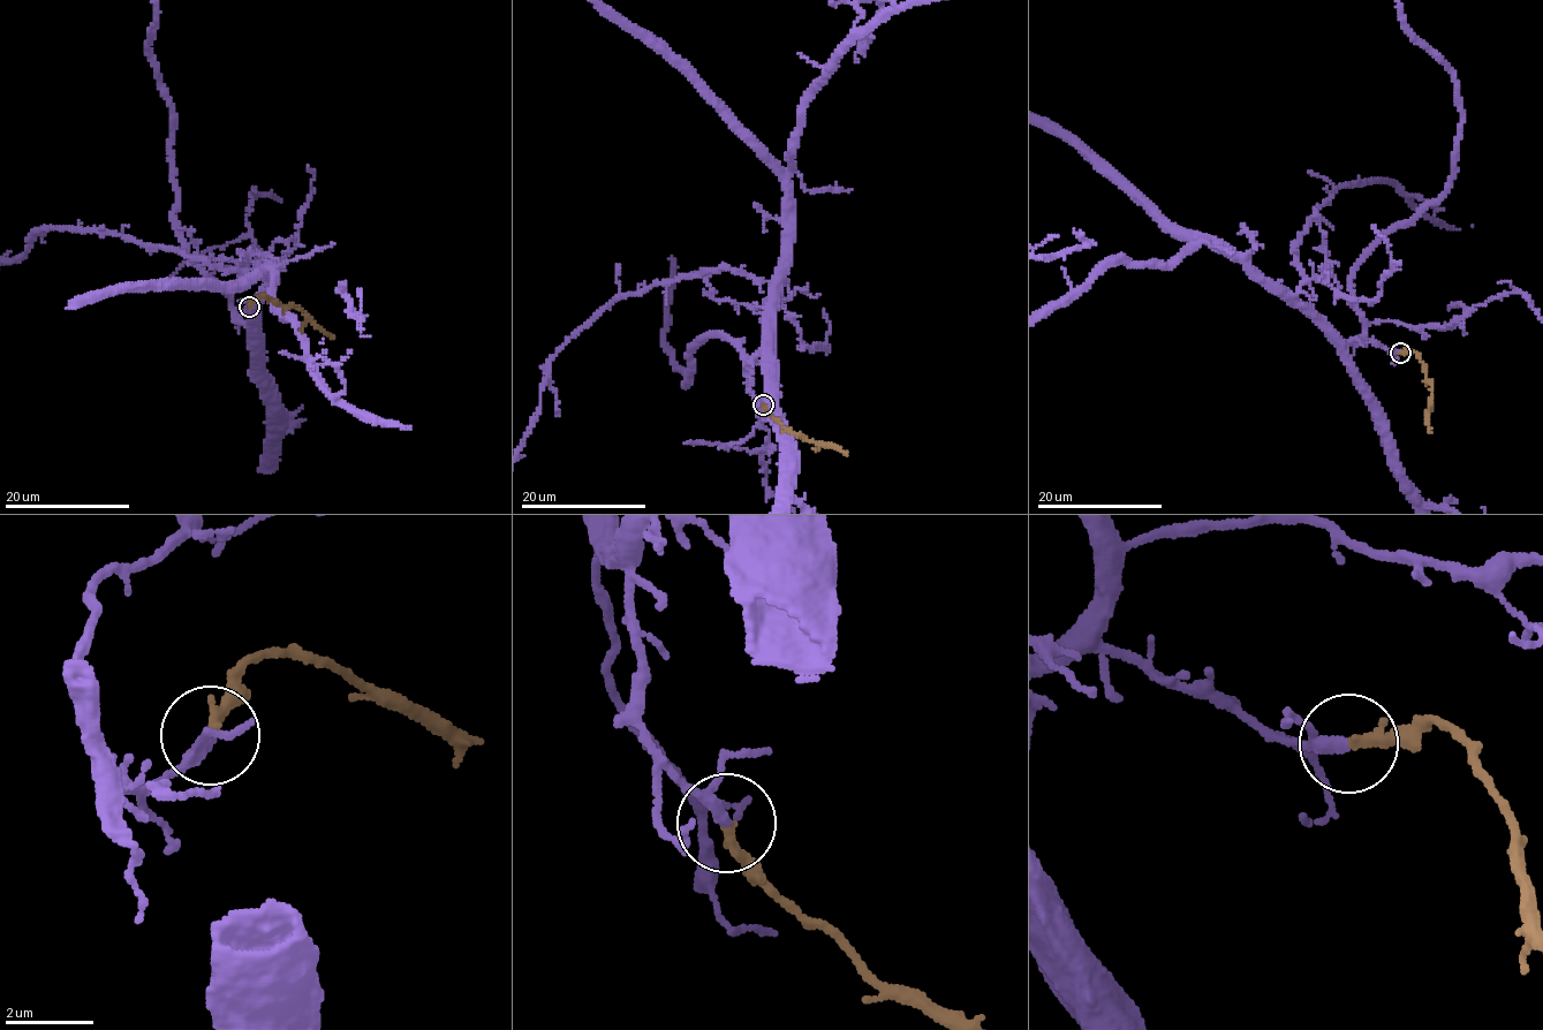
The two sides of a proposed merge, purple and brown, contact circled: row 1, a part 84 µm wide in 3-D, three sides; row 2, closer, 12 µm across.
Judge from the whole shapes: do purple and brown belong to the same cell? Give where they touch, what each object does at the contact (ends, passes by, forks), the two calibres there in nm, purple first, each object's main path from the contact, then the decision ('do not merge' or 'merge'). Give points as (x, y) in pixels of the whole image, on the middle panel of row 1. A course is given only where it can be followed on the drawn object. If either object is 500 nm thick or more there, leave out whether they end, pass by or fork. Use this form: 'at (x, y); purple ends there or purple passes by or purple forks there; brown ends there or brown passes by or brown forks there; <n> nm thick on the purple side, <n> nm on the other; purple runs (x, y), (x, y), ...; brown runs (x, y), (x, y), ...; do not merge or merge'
at (763, 404); purple passes by; brown ends there; 220 nm thick on the purple side, 260 nm on the other; brown runs (763, 406), (763, 409), (798, 434), (846, 454); merge

